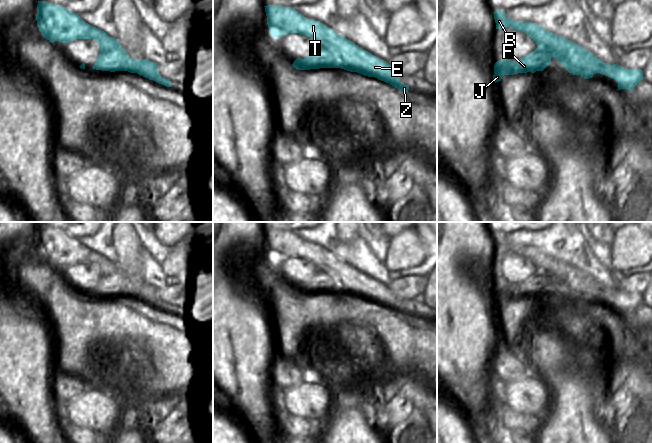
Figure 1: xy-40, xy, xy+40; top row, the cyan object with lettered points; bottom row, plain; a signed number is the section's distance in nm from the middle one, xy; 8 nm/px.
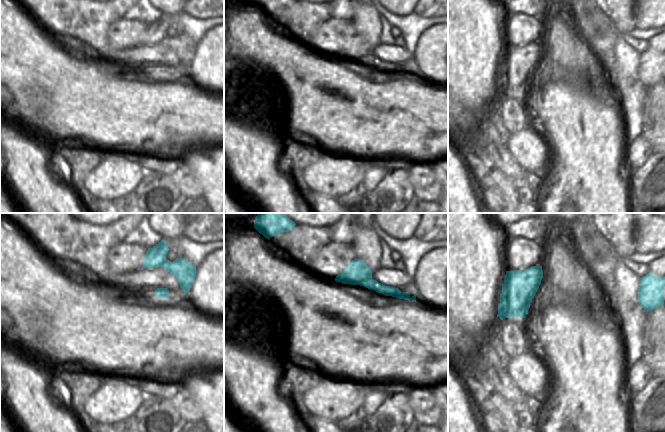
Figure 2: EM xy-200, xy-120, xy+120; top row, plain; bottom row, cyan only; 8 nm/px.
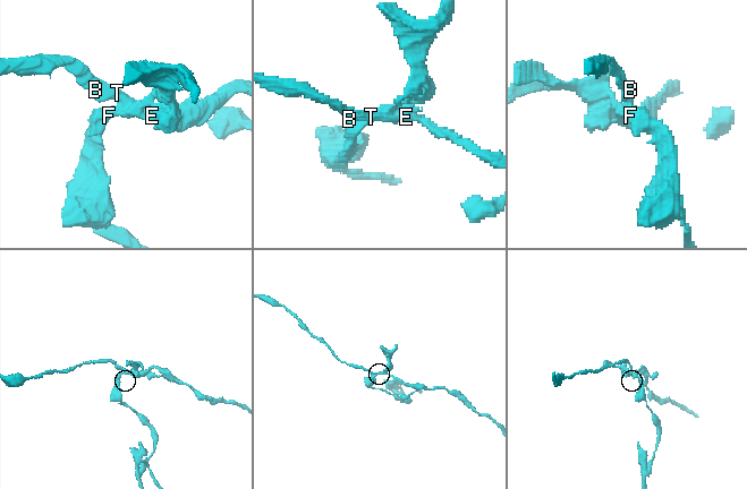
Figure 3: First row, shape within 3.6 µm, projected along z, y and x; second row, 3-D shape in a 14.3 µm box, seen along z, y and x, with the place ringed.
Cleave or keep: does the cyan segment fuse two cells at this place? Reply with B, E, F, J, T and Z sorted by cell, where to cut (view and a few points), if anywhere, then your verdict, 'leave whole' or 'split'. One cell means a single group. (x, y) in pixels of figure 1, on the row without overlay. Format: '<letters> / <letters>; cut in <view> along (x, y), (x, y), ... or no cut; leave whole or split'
B E T Z / F J; cut in xy along (319, 270), (332, 276), (344, 287), (344, 291); split

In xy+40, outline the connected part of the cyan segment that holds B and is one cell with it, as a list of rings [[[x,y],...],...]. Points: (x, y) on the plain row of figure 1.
[[[496,234],[494,237],[496,253],[510,251],[526,257],[536,268],[554,281],[569,297],[580,299],[585,303],[600,297],[614,303],[618,314],[630,315],[643,303],[640,293],[626,293],[617,287],[610,289],[598,283],[593,277],[580,269],[556,259],[536,247],[514,245],[505,242],[505,235]]]

